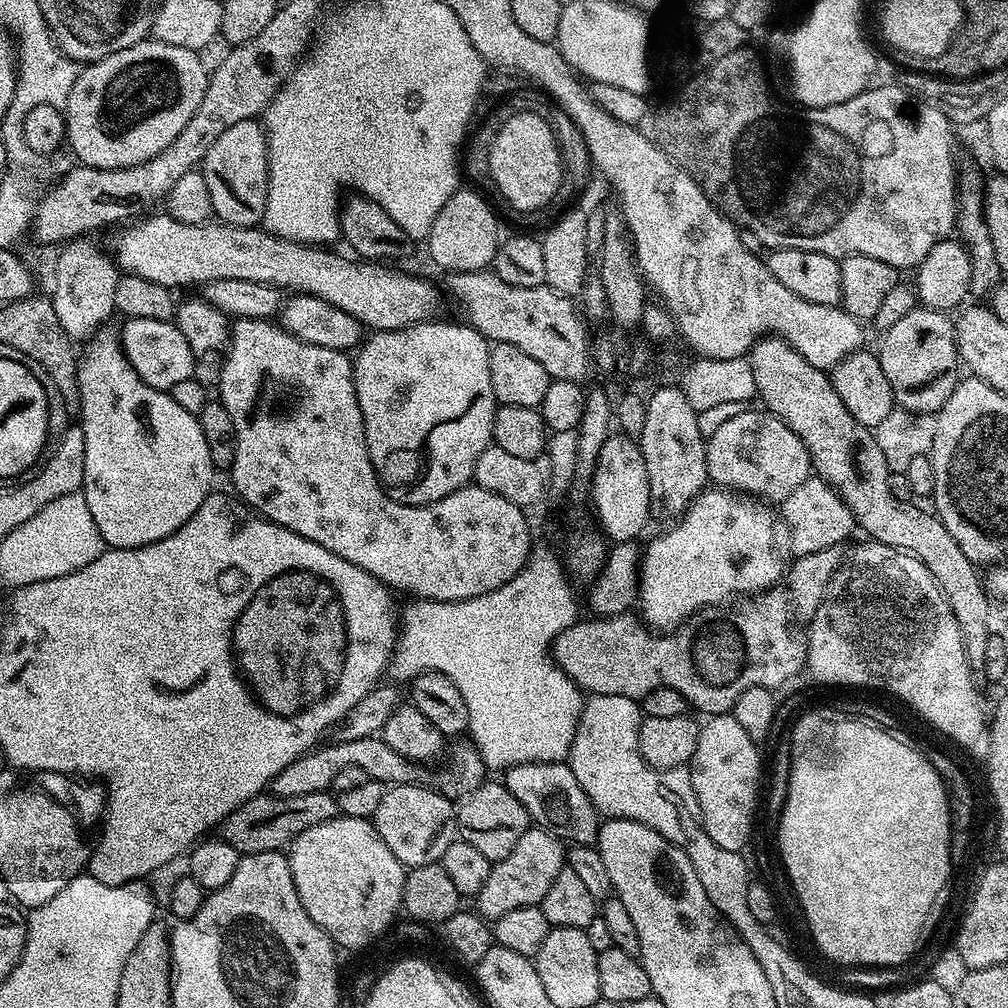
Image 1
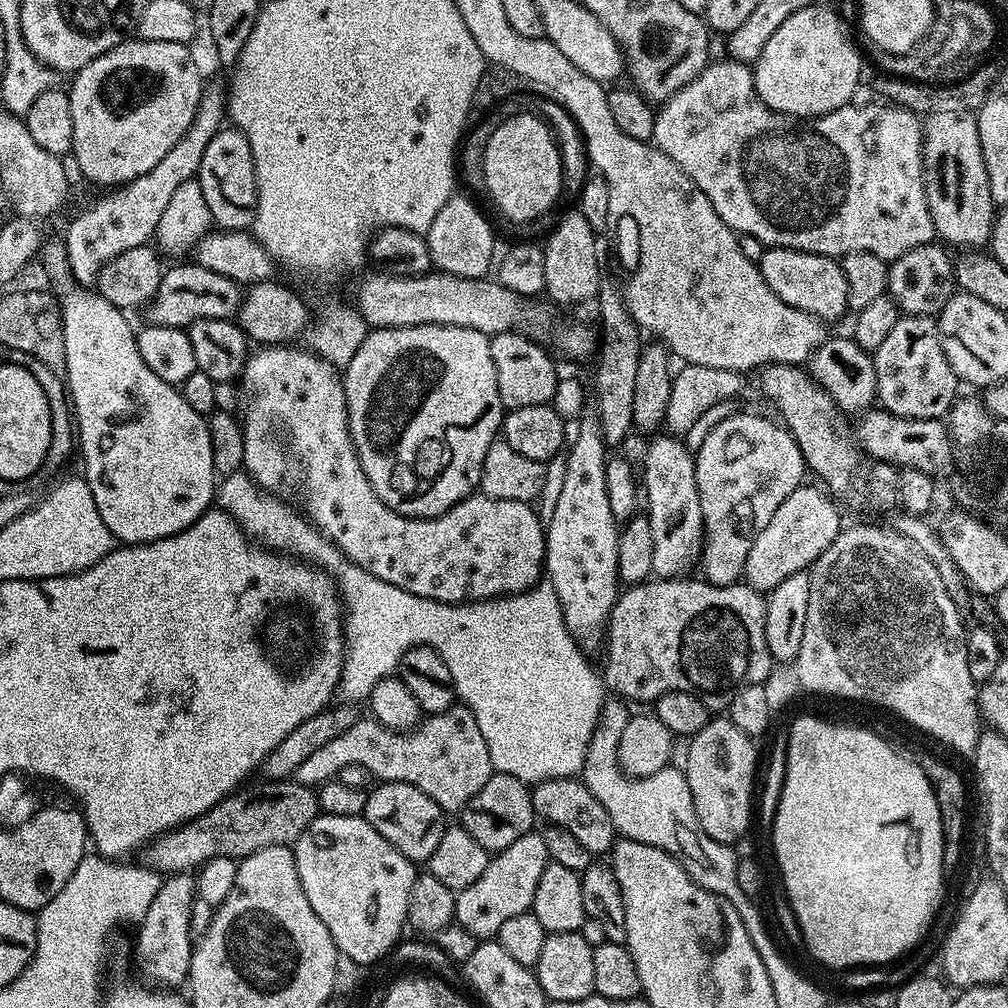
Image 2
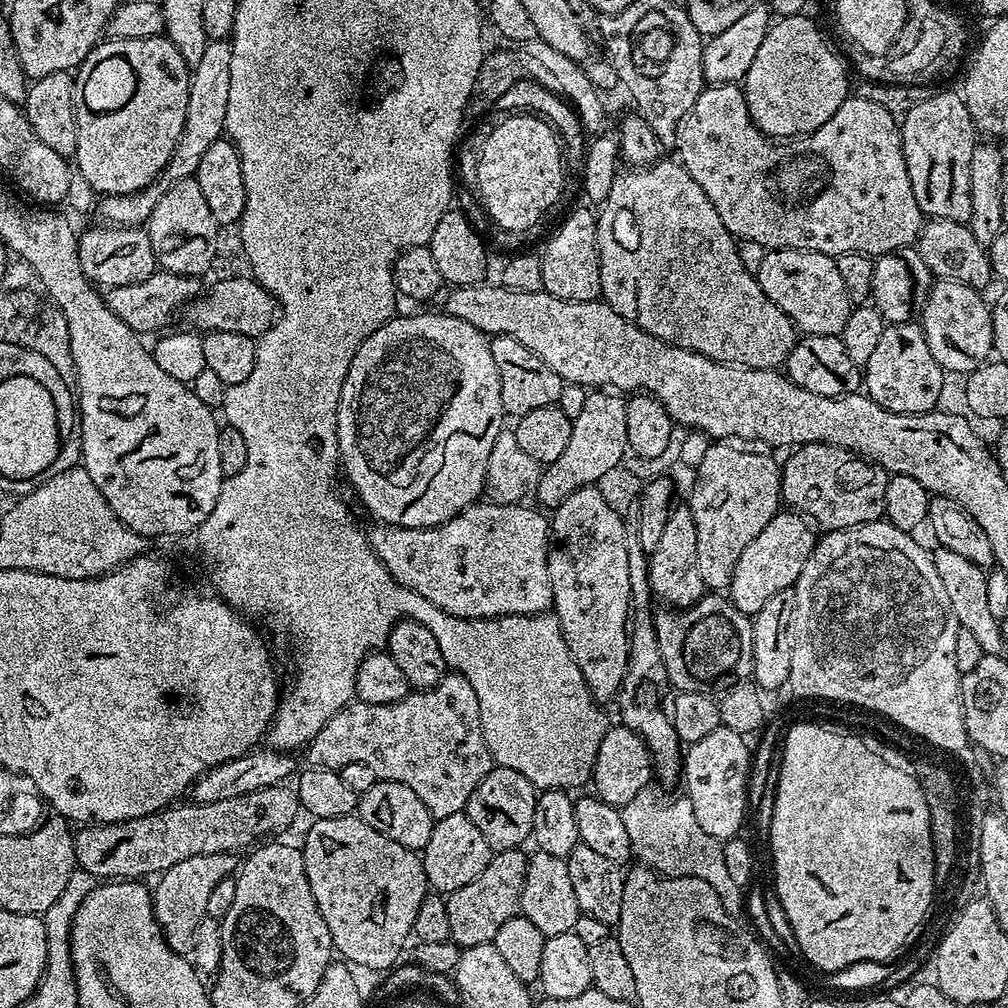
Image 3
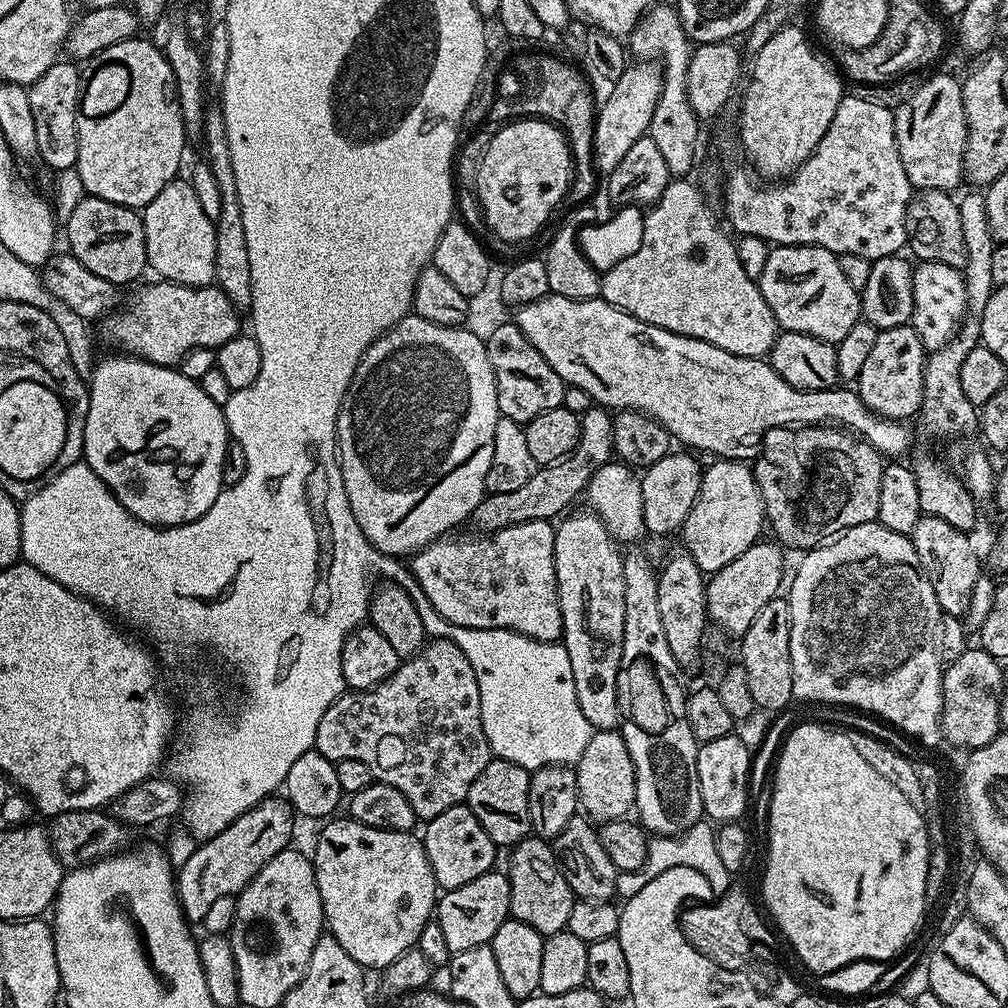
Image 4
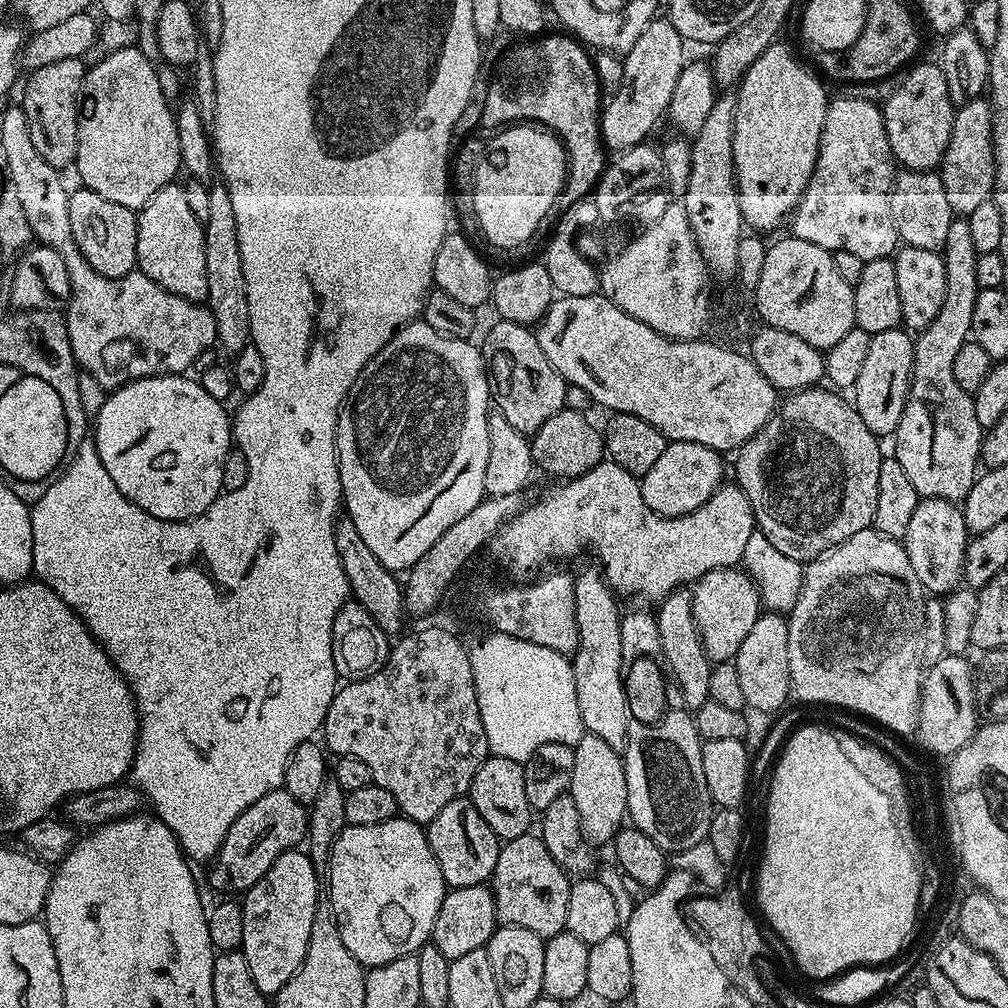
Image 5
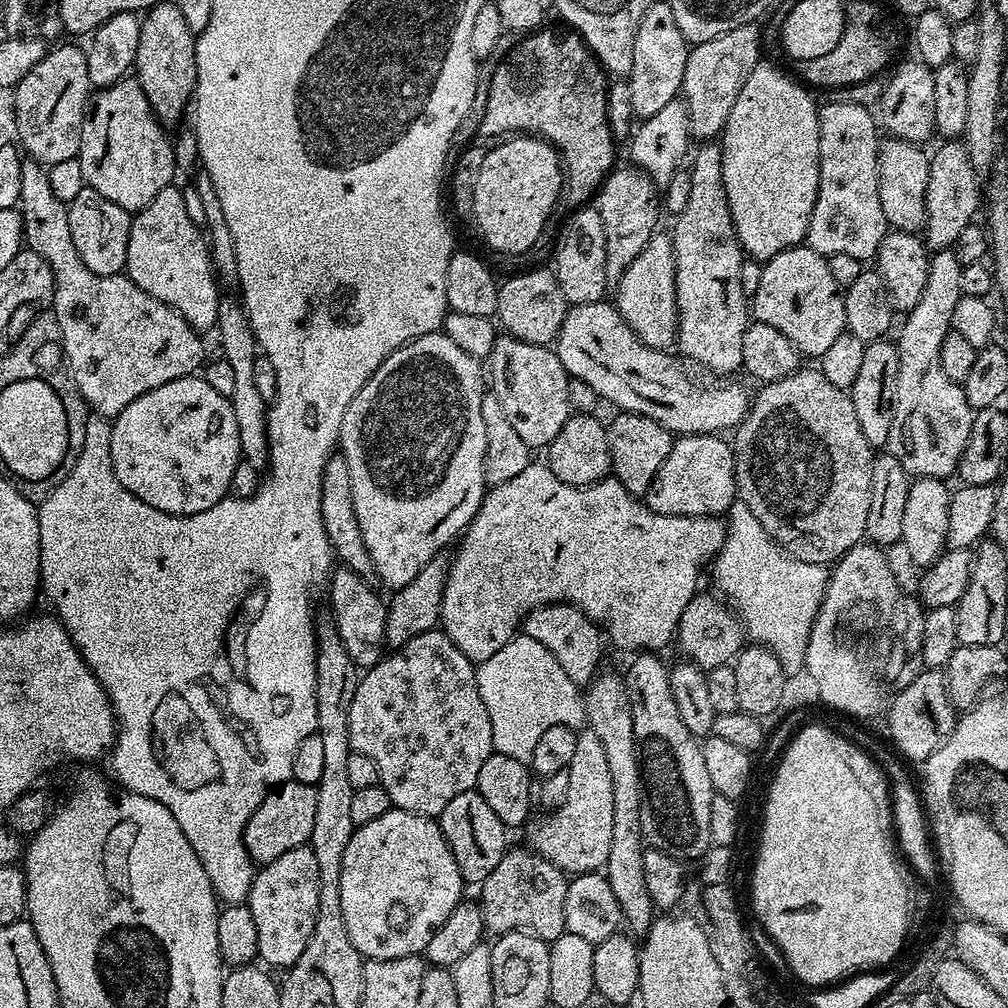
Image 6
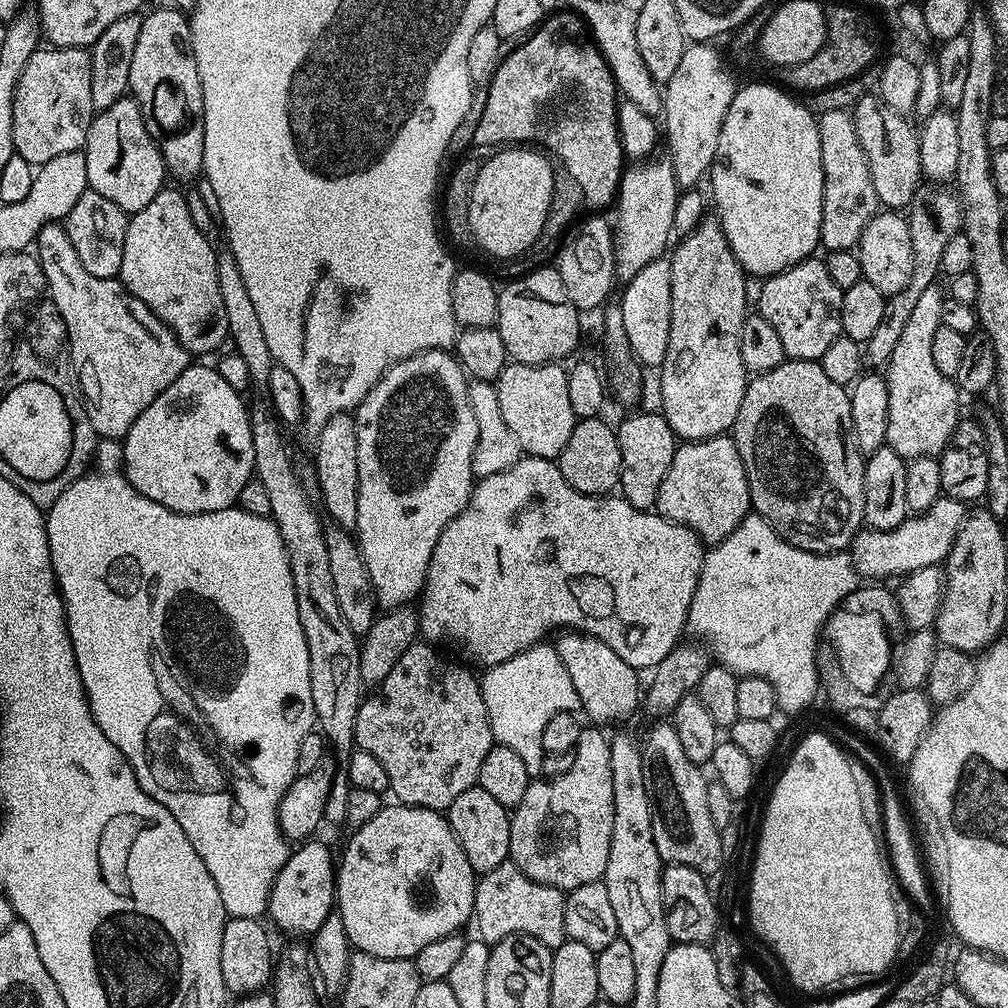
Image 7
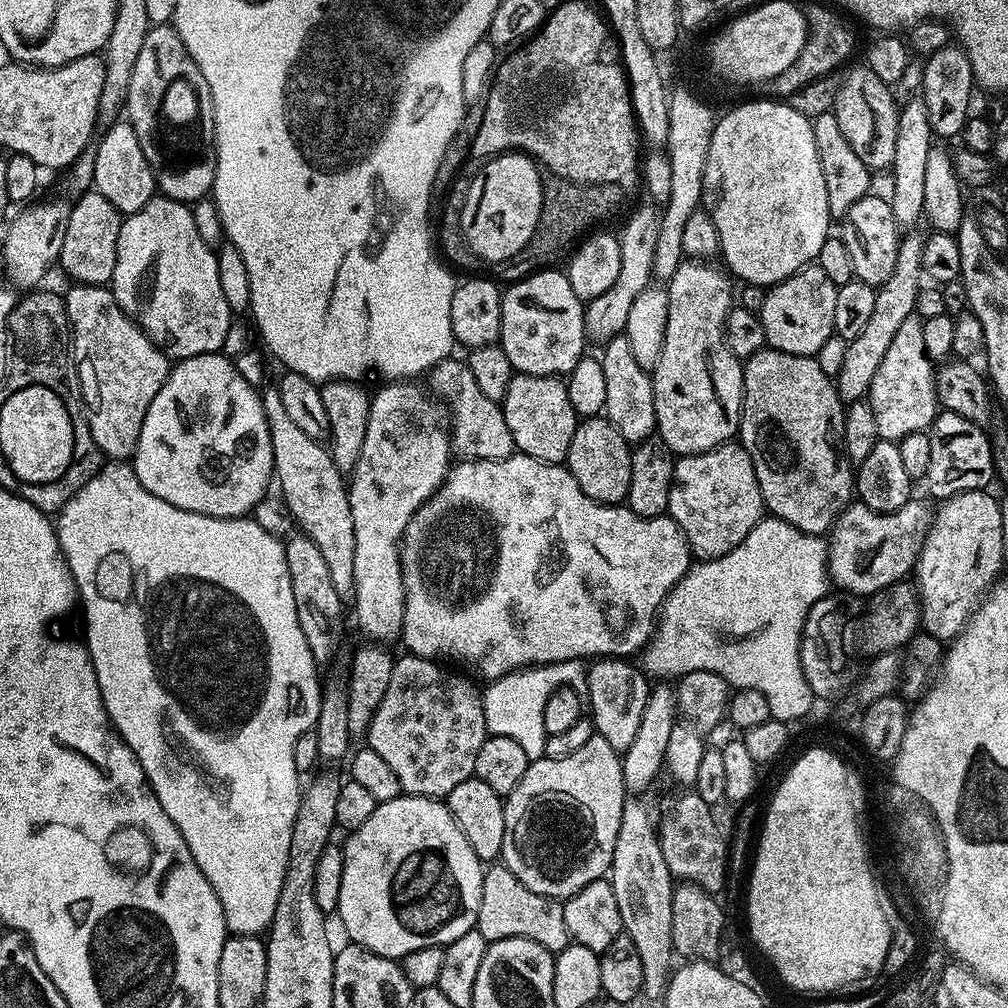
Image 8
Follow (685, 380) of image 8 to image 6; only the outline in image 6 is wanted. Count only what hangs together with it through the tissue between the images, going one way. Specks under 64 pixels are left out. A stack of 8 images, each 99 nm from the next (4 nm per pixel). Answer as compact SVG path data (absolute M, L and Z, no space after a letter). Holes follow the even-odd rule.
M704 142L699 145L700 149L691 157L692 168L690 167L690 202L686 202L686 210L682 210L680 216L675 217L672 232L670 231L670 239L672 241L672 249L674 250L674 262L676 263L676 344L680 348L679 355L685 361L693 360L696 364L701 364L704 368L709 368L712 372L717 372L717 377L728 378L731 372L740 372L742 368L742 334L746 334L750 323L750 300L745 296L742 290L742 266L744 265L746 256L740 247L740 239L736 236L734 230L734 222L730 214L730 206L726 198L726 186L722 182L722 154L720 153L719 143Z

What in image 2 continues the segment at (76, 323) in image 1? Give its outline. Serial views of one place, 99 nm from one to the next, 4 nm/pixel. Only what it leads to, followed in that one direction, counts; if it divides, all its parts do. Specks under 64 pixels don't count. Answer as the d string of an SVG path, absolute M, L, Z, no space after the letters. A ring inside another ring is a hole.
M212 82L201 89L198 110L192 119L186 134L171 148L162 162L153 170L121 185L92 206L82 211L68 226L66 238L63 239L67 252L67 261L77 283L93 285L100 274L100 269L118 254L126 250L148 244L155 235L158 221L182 182L193 179L200 171L202 155L210 144L213 134L219 132L226 118L226 92L221 86Z

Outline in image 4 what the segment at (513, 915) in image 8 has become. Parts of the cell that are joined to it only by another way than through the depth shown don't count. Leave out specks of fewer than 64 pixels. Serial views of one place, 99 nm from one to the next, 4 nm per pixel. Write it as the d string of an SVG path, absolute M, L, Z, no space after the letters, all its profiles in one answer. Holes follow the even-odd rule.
M529 838L521 840L519 844L511 849L512 857L508 860L506 871L510 882L510 916L513 920L526 922L534 930L538 930L540 935L547 938L556 932L563 932L568 927L570 910L577 902L577 897L572 895L570 886L560 869L560 863L556 860L556 853L553 845L547 840L539 838Z

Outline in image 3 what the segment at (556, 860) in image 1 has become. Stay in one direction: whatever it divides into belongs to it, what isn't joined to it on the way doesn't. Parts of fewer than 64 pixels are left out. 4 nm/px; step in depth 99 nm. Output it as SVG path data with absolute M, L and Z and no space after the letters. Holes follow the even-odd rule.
M520 848L496 852L486 870L482 870L474 882L466 882L462 890L447 893L446 915L450 917L452 943L460 945L461 949L491 944L495 941L498 930L502 930L502 922L520 912L522 886L526 882L528 865L528 856L522 853Z

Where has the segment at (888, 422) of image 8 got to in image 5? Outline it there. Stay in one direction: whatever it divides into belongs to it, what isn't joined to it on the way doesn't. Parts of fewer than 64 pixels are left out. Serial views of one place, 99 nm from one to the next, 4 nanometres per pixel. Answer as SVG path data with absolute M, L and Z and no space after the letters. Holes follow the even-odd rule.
M953 219L942 255L946 268L946 298L942 310L938 310L938 318L914 340L912 384L908 387L906 406L894 433L894 455L902 462L902 470L906 470L917 497L962 502L976 481L981 463L980 443L986 431L978 422L978 414L974 414L973 393L958 386L954 378L954 358L970 340L974 302L981 290L975 272L978 253L967 219Z

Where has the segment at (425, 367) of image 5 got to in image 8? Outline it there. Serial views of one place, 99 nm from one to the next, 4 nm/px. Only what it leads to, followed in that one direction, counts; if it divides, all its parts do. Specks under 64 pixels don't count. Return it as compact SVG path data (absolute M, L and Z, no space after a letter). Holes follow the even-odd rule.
M388 382L377 396L371 397L370 418L366 422L366 442L362 442L362 454L358 458L356 468L350 473L350 483L347 485L348 501L350 502L350 514L354 518L354 584L356 586L356 620L360 628L365 632L365 637L376 642L388 642L391 636L399 637L404 630L404 570L401 564L402 541L405 539L405 532L409 524L415 518L415 514L441 487L450 473L448 459L454 456L454 449L450 439L450 432L445 425L450 420L450 408L443 399L437 398L431 391L429 393L420 382Z

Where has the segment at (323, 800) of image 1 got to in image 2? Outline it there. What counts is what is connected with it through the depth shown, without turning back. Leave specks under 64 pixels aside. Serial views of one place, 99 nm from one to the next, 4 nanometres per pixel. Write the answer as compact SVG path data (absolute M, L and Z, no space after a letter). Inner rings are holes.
M291 779L263 783L257 788L245 787L243 790L237 790L210 810L206 810L206 814L194 818L189 824L183 824L173 832L157 836L143 849L143 863L161 874L184 874L189 870L199 869L200 865L210 858L225 856L239 862L258 850L266 850L266 846L295 845L296 839L314 823L317 816L321 815L319 795L309 785L297 784Z

